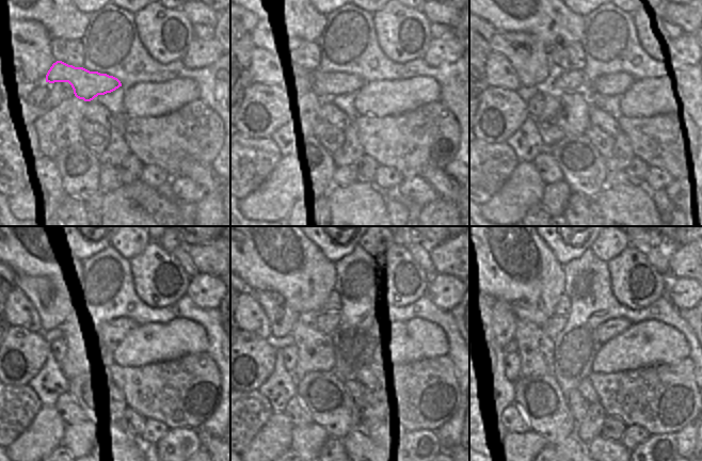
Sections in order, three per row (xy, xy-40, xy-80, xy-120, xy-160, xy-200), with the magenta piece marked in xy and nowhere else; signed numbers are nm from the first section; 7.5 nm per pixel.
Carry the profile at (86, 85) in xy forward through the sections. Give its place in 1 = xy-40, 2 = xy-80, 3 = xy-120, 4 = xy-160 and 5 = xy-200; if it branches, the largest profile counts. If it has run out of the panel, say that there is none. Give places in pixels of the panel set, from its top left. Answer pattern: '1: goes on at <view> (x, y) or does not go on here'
1: goes on at xy-40 (322, 84)
2: goes on at xy-80 (578, 82)
3: goes on at xy-120 (122, 327)
4: goes on at xy-160 (369, 328)
5: goes on at xy-200 (610, 328)

